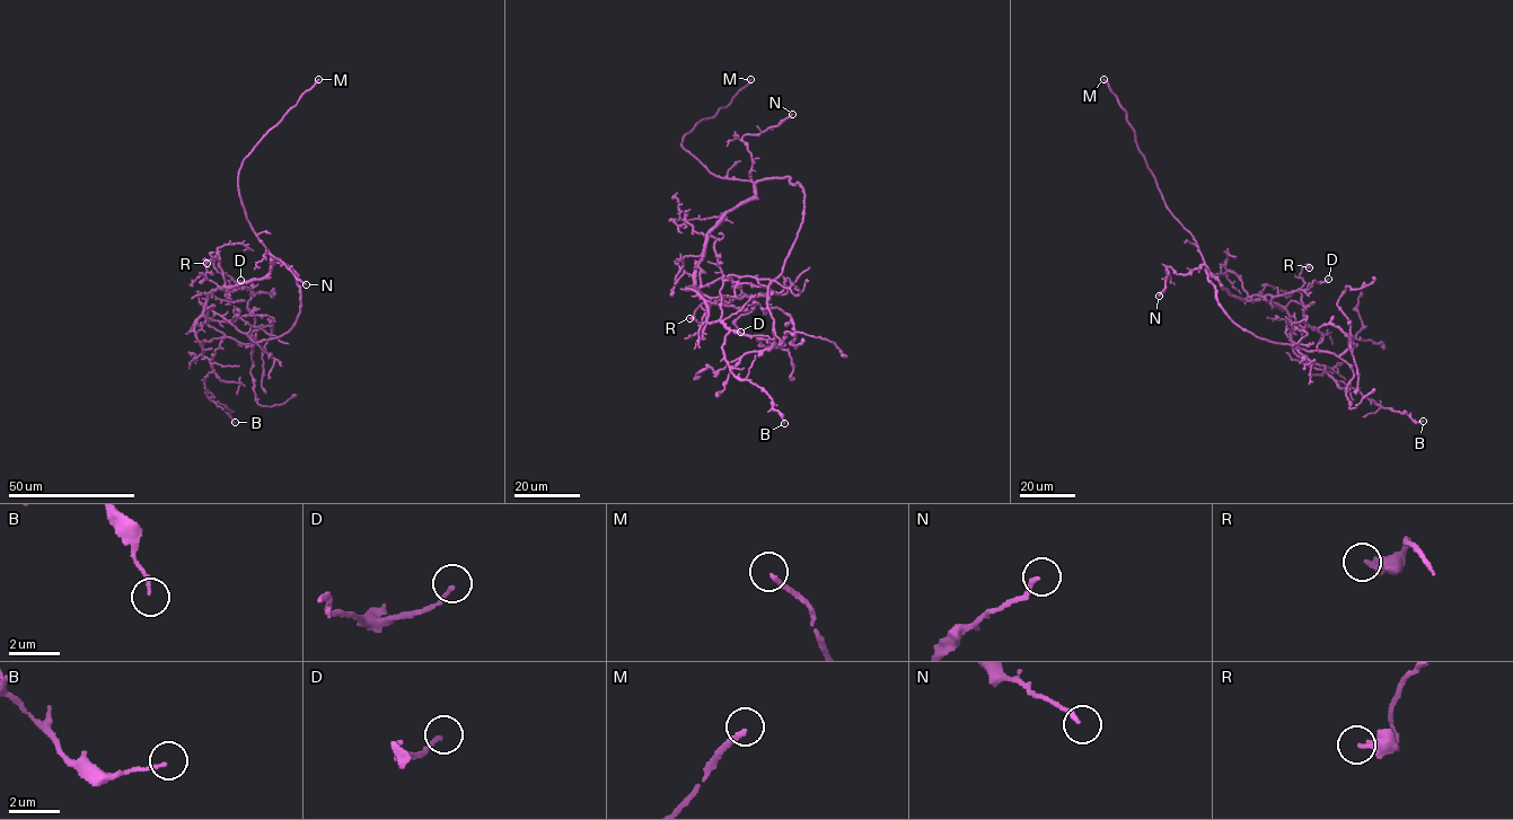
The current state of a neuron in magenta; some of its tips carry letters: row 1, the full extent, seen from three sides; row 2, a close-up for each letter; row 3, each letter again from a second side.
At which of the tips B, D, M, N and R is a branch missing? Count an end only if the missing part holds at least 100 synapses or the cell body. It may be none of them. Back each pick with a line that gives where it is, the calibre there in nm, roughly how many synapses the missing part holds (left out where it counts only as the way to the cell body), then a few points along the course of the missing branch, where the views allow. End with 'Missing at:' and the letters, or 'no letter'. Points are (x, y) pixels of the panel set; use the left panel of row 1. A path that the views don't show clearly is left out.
M: (318, 79) | 190 nm | (318, 79), (369, 33), (375, 32), (392, 35), (398, 62), (403, 65)
Missing at: M

